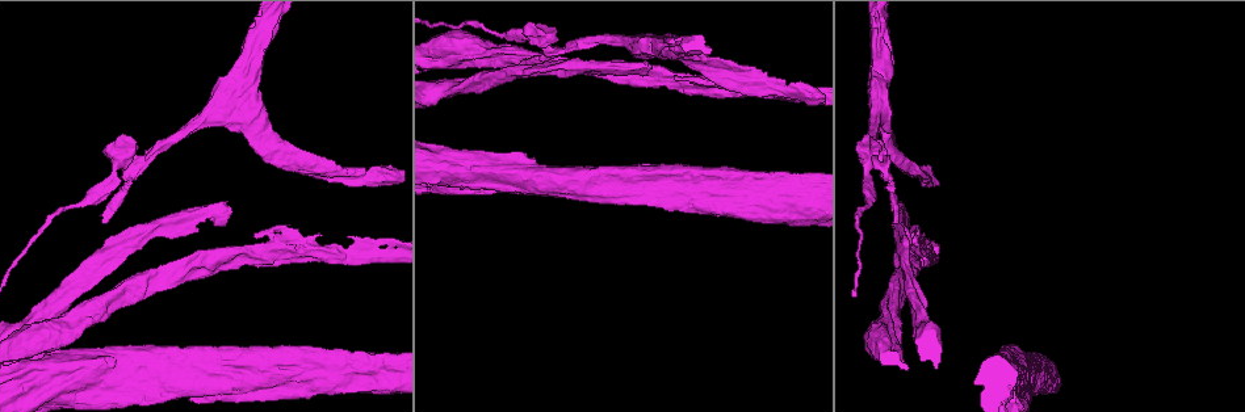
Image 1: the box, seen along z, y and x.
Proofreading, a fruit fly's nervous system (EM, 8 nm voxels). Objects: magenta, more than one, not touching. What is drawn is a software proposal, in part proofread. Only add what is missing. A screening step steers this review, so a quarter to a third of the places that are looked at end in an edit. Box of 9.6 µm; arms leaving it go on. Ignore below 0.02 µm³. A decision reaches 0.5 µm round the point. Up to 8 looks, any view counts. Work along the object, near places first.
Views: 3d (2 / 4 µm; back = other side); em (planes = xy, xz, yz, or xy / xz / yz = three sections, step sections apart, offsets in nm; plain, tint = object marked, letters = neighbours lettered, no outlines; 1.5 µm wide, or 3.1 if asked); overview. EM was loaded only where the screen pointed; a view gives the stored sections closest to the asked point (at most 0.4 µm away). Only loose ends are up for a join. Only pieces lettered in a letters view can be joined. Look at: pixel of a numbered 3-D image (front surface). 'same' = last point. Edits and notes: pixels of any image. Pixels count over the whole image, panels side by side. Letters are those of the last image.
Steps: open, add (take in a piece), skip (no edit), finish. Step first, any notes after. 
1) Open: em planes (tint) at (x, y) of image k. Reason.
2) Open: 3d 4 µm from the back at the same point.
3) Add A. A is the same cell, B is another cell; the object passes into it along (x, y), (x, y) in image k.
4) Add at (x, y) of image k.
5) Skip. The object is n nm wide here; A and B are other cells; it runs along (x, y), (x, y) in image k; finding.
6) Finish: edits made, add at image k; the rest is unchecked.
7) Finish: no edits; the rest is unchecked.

Open: em xy step 8 (letters) at (927, 240) of image 1. Branch stops here.

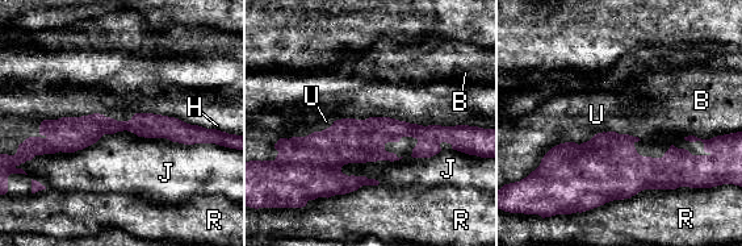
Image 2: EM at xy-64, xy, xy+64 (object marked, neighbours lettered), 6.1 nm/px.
Skip. B, H, J, R and U are other cells; a border runs along (343, 117), (325, 129) in image 2; none of them fits.

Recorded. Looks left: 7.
Open: em planes (letters) at (652, 65) of image 1. An open end.

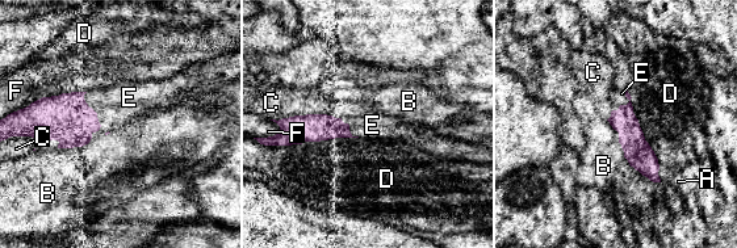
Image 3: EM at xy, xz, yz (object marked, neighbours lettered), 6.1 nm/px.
Add at (124, 96) of image 3. E is the same cell, A, B, C, D and F are other cells; it goes on there.

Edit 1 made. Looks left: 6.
Open: overview. See it whole again.

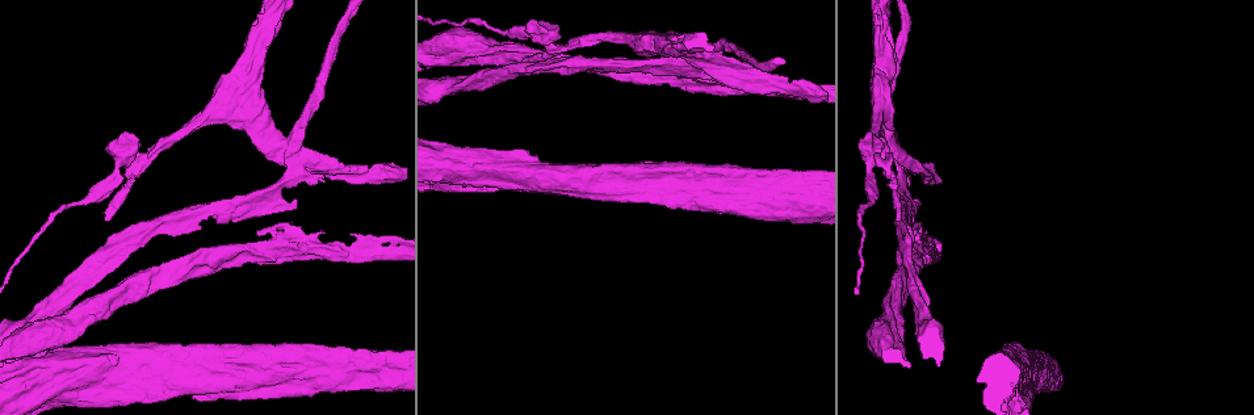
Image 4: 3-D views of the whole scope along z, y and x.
Open: em planes (letters) at (708, 92) of image 4. An open end.

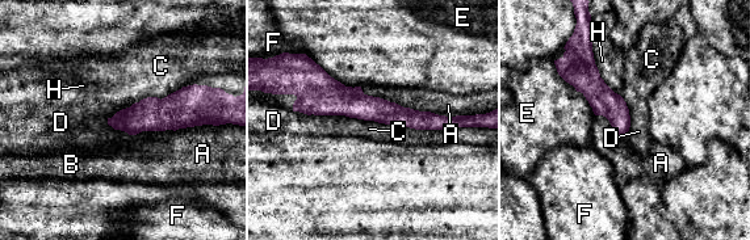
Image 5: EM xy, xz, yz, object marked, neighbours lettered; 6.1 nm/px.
Skip. The object is 170 nm wide here; A, B, C, D, E, F and H are other cells; it runs along (296, 106), (357, 104), (452, 123) in image 5; none of them fits.

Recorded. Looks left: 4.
Finish: edits made, add at image 3; the rest is unchecked.

